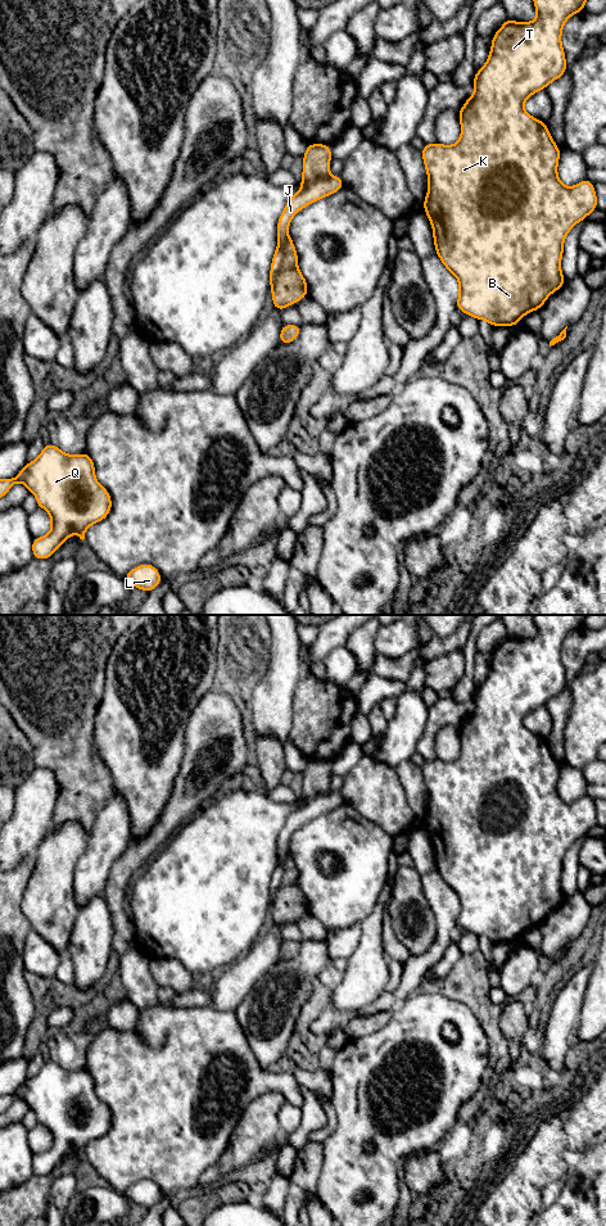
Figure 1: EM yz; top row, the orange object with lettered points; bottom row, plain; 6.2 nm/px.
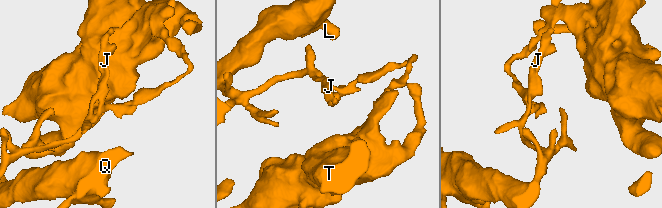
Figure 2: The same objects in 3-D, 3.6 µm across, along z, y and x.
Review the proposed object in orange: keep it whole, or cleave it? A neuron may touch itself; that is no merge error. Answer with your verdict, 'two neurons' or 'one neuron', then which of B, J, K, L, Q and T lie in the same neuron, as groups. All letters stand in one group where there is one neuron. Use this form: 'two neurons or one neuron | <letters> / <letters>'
two neurons | B K T / J L Q

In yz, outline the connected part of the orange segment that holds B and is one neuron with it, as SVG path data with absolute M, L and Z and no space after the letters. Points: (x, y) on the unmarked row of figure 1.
M533 615L537 626L533 638L506 634L492 653L487 679L472 696L474 710L458 728L460 756L453 761L438 757L425 760L421 768L429 796L422 820L433 843L435 868L458 896L457 926L496 944L512 944L526 929L539 927L547 914L566 899L561 888L564 856L578 838L597 825L593 799L585 795L567 804L560 797L560 763L553 759L547 741L524 725L529 712L565 691L566 674L561 660L564 641L573 630L584 626L587 616Z

